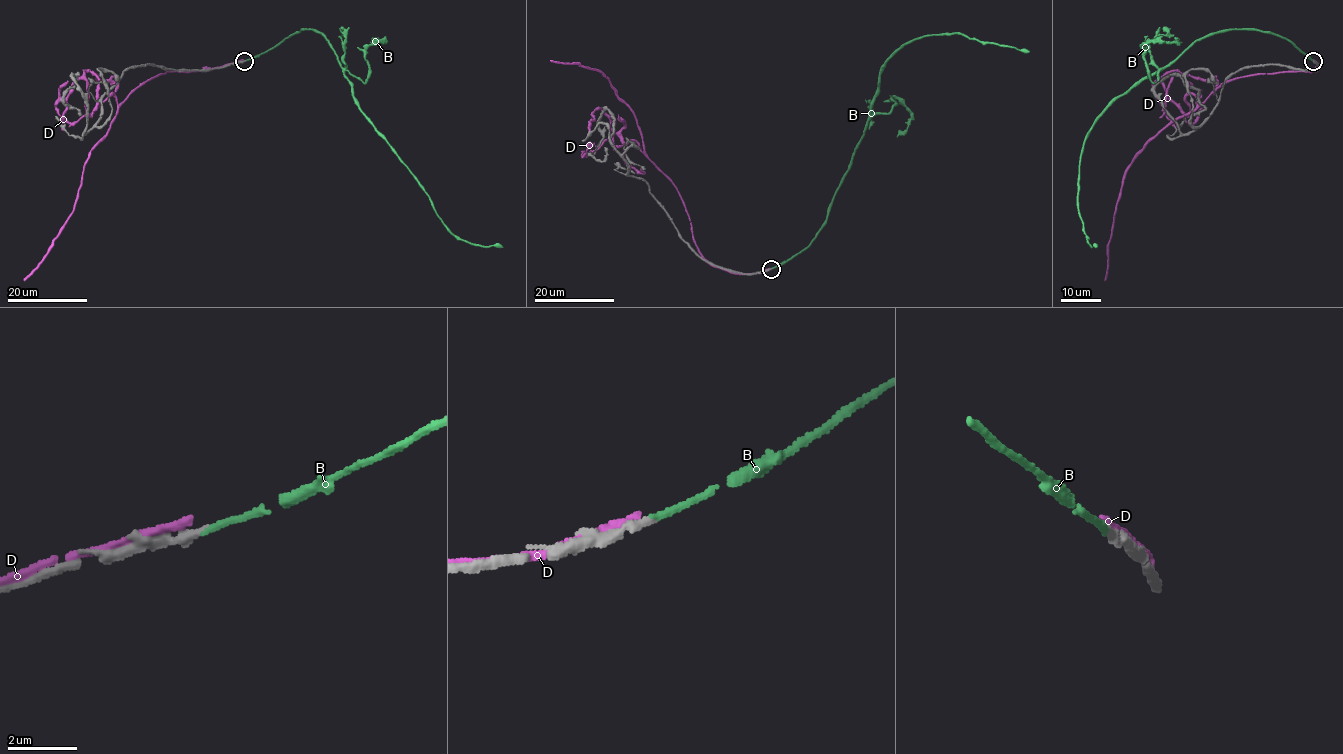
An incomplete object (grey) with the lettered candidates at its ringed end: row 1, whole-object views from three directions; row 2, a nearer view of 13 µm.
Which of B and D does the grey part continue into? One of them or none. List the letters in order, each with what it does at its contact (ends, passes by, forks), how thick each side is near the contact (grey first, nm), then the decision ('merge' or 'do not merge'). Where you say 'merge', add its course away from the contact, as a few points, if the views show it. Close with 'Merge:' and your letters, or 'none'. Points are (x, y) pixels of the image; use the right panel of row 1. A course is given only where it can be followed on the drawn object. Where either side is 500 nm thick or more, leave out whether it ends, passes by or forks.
B: it ends; calibres 260 and 180 nm; merge; course (1314, 61), (1281, 36), (1222, 30), (1117, 98), (1080, 160), (1078, 213), (1096, 247)
D: it passes by; calibres 360 and 240 nm; do not merge
Merge: B

